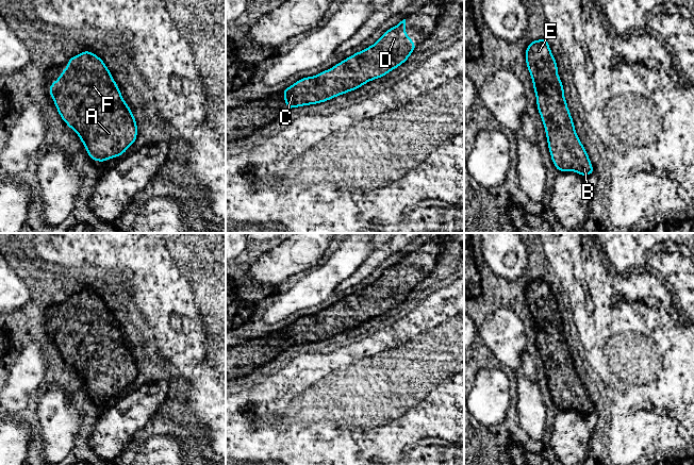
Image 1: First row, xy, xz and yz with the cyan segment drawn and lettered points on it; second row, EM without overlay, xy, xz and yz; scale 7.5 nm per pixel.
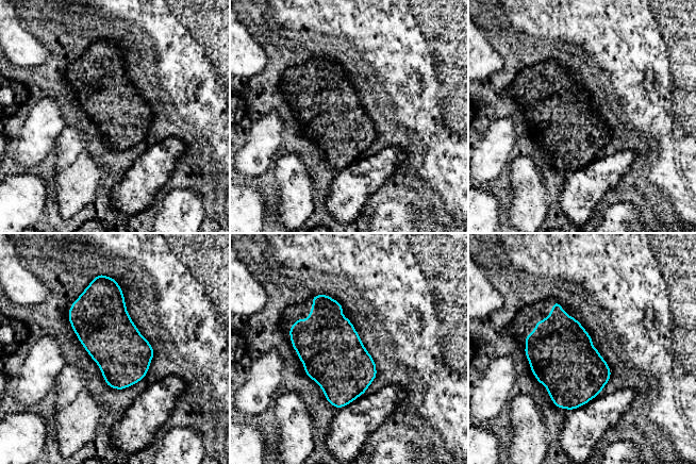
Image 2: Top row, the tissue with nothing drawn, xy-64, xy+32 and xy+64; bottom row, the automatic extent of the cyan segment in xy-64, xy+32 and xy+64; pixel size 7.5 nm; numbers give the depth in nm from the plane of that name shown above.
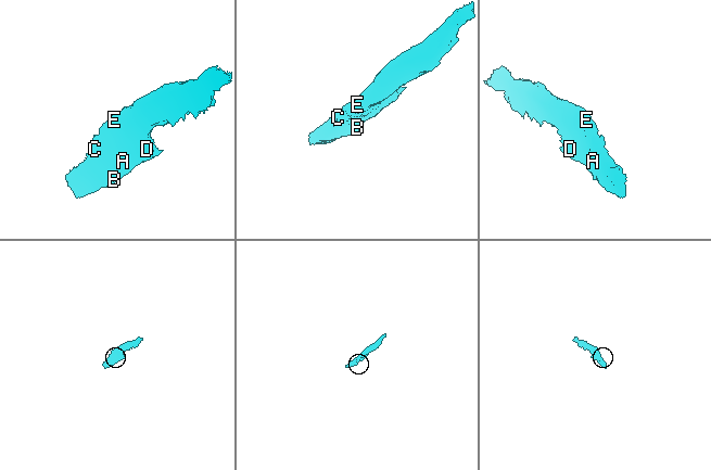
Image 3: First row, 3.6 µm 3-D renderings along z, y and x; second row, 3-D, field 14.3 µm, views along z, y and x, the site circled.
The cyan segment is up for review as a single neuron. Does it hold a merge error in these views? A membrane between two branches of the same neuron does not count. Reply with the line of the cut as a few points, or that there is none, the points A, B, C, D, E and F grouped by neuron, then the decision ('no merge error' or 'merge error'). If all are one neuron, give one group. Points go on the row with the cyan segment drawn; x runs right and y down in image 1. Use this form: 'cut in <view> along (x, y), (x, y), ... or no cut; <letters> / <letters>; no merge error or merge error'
no cut; A B C D E F; no merge error

